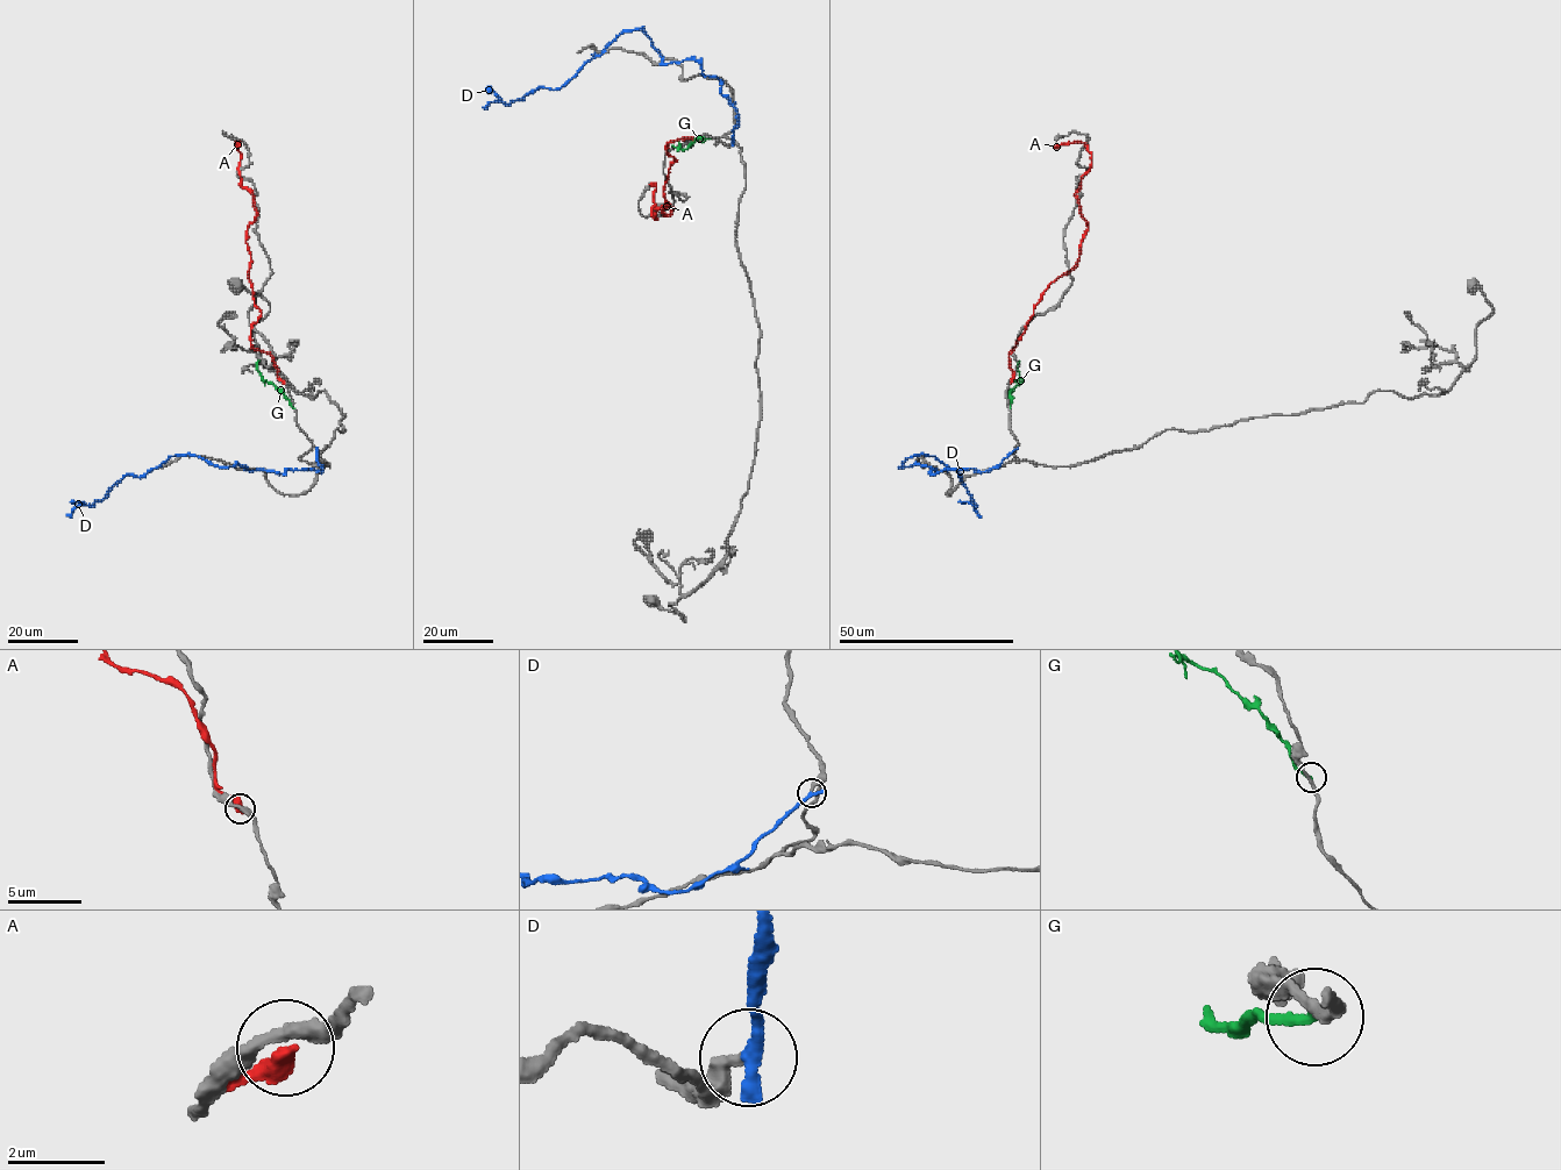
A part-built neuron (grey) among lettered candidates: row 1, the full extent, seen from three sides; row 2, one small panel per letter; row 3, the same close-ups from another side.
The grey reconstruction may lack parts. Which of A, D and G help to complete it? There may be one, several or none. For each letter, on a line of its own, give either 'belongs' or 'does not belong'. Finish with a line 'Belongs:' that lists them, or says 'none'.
A: does not belong
D: does not belong
G: does not belong
Belongs: none

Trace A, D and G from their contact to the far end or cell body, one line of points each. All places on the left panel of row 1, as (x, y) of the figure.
A: (284, 383), (273, 358), (251, 347), (261, 311), (246, 237), (256, 209), (241, 186), (240, 144), (234, 148)
D: (316, 448), (320, 472), (170, 456), (66, 514)
G: (296, 408), (283, 393), (265, 380), (257, 369), (259, 361)

